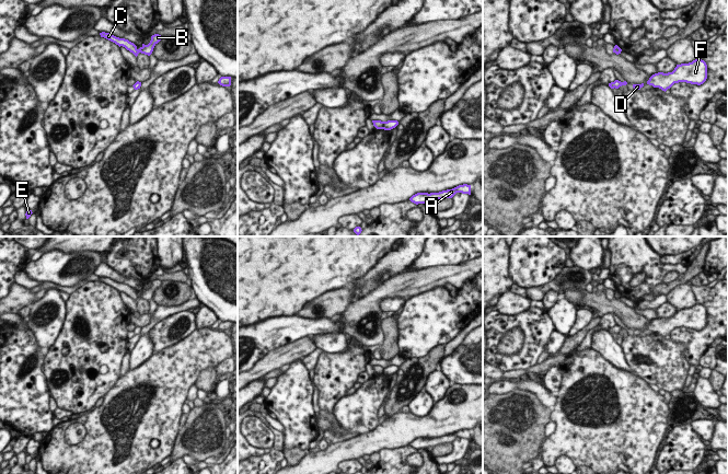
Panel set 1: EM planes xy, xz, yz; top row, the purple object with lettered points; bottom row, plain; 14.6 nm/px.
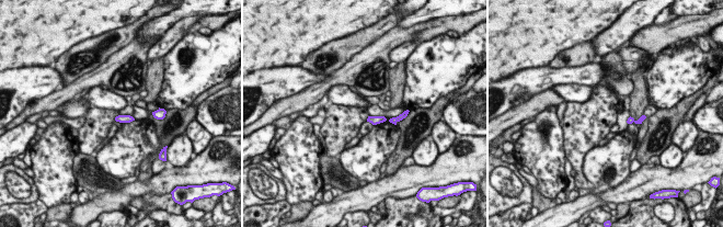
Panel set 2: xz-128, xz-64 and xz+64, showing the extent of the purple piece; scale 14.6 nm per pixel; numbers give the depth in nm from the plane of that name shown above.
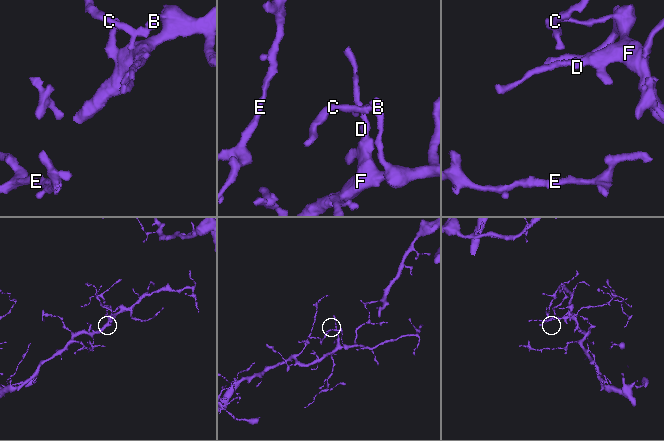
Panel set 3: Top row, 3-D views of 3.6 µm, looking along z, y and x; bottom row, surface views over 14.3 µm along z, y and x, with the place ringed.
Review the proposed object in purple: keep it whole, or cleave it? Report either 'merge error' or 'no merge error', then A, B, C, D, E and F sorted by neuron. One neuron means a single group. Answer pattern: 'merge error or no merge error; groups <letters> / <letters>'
merge error; groups A B D E F / C

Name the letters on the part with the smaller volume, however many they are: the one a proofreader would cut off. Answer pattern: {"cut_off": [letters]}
{"cut_off": ["C"]}

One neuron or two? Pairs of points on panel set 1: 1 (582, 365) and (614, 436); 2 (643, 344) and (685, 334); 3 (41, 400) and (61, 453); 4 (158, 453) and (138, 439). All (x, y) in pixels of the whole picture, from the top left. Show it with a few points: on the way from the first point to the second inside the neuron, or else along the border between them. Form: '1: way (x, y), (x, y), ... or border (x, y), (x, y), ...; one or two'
1: way (603, 373), (610, 378), (617, 391), (621, 415); one
2: border (671, 338), (685, 344), (685, 360); two
3: border (54, 427), (47, 434); two
4: way (152, 453), (142, 444); one

